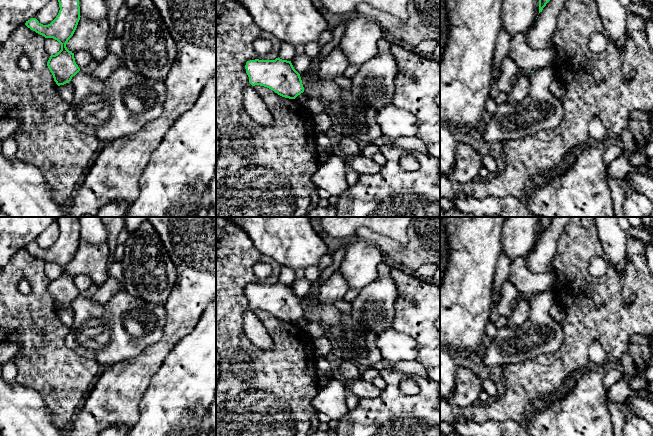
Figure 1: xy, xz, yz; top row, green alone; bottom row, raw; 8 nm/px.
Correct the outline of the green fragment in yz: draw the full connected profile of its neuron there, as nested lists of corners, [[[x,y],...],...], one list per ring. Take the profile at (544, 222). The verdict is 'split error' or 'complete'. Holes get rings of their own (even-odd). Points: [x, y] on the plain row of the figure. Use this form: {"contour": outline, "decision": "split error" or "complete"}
{"contour": [[[540,217],[539,222],[539,237],[542,236],[543,232],[550,225],[553,217]]], "decision": "complete"}

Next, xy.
{"contour": [[[57,217],[59,237],[48,249],[41,248],[36,242],[26,245],[25,249],[45,262],[53,262],[61,268],[61,274],[51,279],[47,290],[58,310],[69,307],[80,292],[75,286],[74,277],[66,271],[80,244],[78,217]]], "decision": "complete"}

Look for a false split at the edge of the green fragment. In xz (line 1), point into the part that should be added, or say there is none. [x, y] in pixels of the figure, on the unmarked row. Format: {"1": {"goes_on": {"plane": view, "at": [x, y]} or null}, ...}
{"1": {"goes_on": null}}

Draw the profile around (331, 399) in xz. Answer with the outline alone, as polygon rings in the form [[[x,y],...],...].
[[[334,378],[318,390],[311,400],[311,405],[316,412],[324,413],[338,422],[350,411],[346,405],[346,397],[346,387],[343,382]]]

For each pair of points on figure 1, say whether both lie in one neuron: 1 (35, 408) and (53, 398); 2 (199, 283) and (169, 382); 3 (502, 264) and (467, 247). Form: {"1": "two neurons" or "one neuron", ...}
{"1": "two neurons", "2": "two neurons", "3": "two neurons"}

